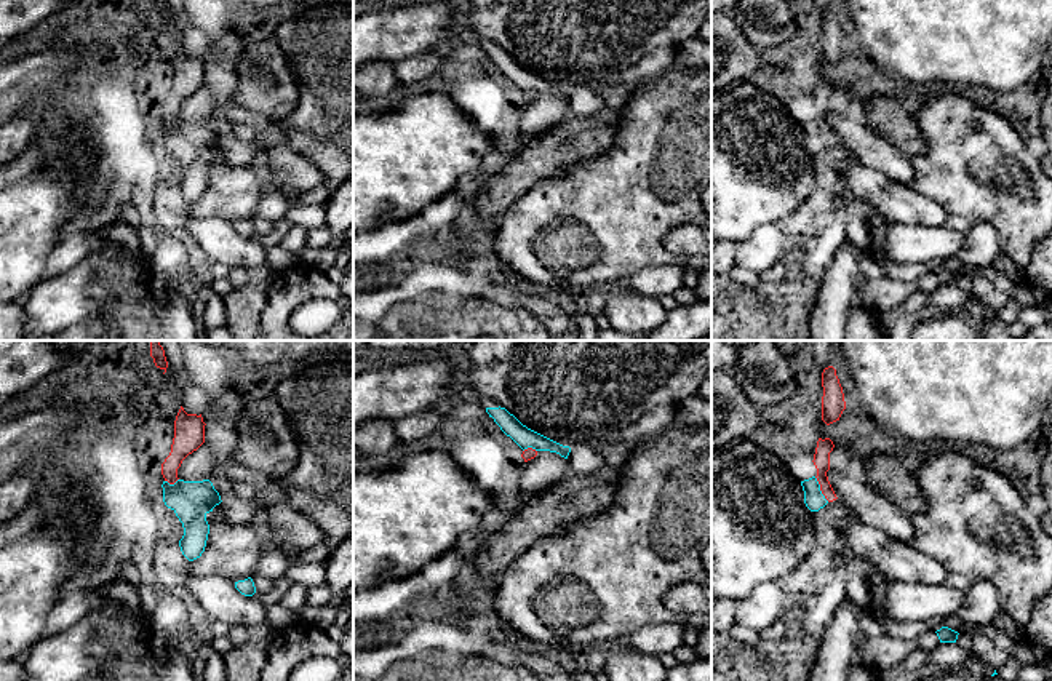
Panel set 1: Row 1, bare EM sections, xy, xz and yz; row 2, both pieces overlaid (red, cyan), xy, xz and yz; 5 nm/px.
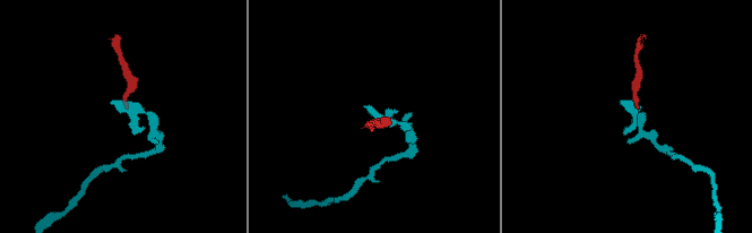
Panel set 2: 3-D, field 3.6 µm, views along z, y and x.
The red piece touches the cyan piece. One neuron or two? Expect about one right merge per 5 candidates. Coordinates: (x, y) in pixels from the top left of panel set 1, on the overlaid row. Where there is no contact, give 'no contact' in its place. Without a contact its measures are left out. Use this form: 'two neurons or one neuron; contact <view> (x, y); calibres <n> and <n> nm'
one neuron; contact yz (820, 489); calibres 80 and 100 nm

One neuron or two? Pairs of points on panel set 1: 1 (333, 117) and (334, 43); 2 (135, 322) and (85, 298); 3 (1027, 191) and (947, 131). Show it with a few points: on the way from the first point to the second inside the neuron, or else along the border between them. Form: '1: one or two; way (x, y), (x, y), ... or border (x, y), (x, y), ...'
1: one; way (334, 99), (334, 61)
2: two; border (99, 262), (101, 301)
3: one; way (1008, 187), (966, 147)

